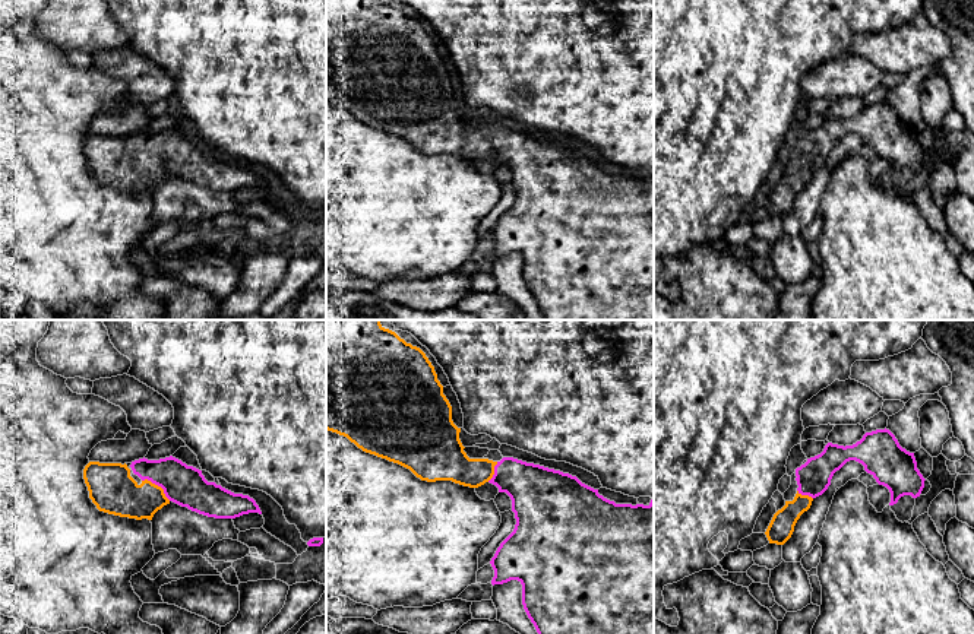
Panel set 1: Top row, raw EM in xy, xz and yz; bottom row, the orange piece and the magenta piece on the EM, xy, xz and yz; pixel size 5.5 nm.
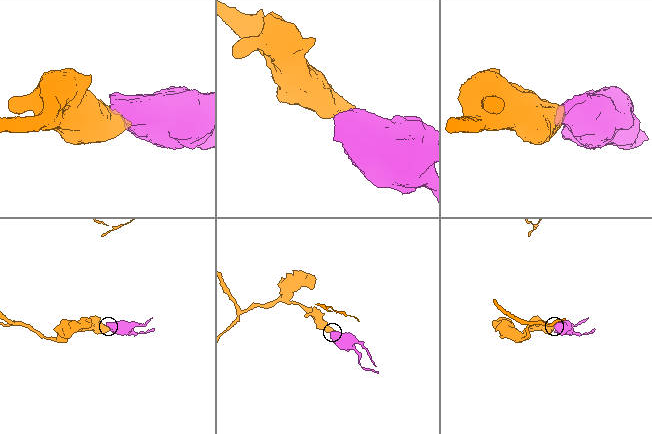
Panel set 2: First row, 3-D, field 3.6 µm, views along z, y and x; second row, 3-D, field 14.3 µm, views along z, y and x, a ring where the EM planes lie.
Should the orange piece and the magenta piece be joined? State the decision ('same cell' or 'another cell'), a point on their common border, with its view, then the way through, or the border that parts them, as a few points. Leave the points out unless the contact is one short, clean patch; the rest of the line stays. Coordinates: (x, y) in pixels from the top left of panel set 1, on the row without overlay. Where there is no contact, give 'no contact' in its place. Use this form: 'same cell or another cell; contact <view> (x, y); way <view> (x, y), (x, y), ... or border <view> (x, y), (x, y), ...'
same cell; contact xy (157, 158); way xy (111, 161), (157, 158), (185, 158)

